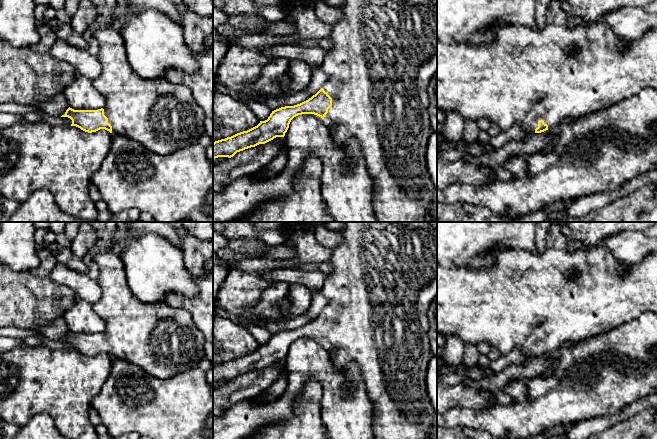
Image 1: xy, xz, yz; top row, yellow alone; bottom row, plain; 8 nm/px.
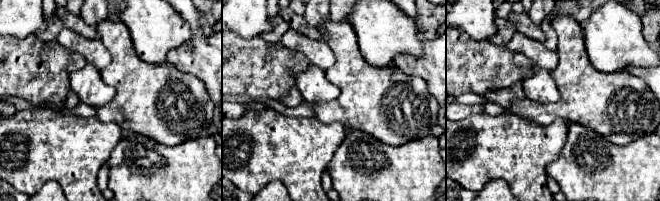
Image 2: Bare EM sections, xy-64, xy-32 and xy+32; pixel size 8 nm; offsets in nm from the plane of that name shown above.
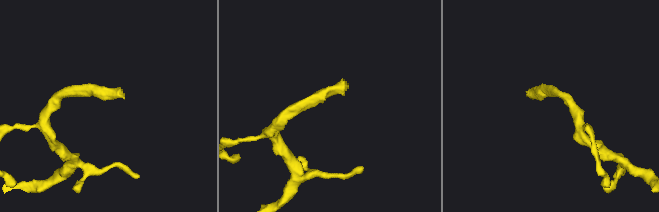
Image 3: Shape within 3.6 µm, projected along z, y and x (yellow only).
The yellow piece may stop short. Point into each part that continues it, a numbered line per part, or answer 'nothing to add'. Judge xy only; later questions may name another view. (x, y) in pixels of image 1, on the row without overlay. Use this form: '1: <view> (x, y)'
1: xy (162, 340)

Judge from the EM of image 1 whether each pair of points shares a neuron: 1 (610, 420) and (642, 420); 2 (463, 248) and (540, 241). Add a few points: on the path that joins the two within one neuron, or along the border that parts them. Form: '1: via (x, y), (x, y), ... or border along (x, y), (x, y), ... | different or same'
1: border along (646, 409), (607, 428) | different
2: border along (534, 232), (534, 243), (537, 250) | different

